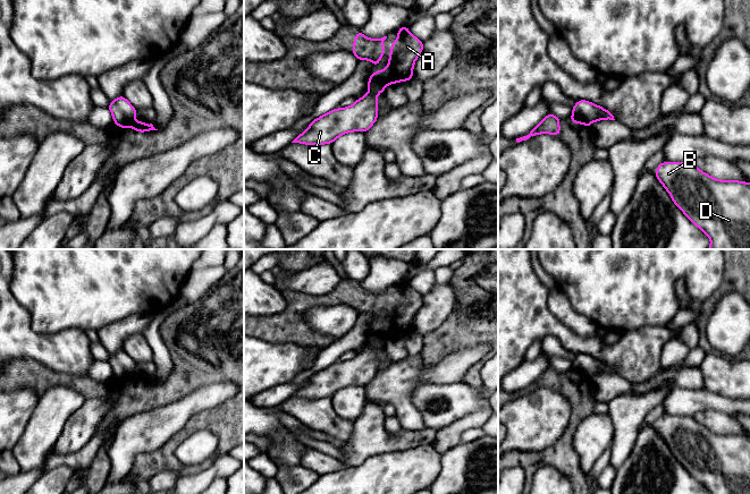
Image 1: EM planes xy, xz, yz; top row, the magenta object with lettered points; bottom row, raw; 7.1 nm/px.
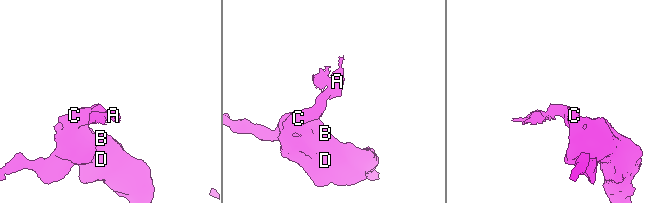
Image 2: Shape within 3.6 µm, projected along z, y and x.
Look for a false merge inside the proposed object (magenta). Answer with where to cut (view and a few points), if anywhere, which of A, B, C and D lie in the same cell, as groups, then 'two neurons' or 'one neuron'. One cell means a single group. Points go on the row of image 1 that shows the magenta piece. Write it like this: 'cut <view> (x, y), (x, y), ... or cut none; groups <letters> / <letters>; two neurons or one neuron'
cut xz (370, 77), (378, 78), (386, 85); groups A / B C D; two neurons

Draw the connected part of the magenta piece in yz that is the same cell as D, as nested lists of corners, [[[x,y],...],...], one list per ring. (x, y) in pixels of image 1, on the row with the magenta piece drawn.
[[[663,162],[656,172],[675,205],[710,238],[708,249],[750,249],[750,182],[717,180],[683,162]]]

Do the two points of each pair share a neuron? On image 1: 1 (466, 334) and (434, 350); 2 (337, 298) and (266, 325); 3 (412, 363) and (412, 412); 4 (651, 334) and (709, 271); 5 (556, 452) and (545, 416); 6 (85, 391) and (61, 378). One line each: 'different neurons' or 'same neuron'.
1: same neuron
2: same neuron
3: same neuron
4: different neurons
5: different neurons
6: same neuron

